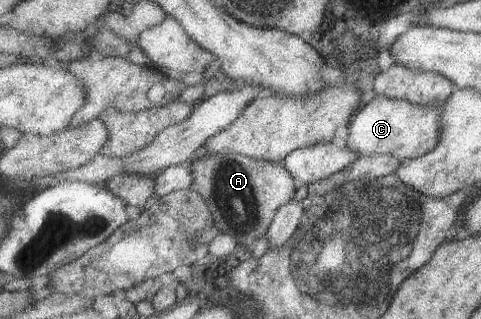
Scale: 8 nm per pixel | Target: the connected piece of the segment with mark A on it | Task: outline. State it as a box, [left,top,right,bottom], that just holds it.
[190,153,300,248]

